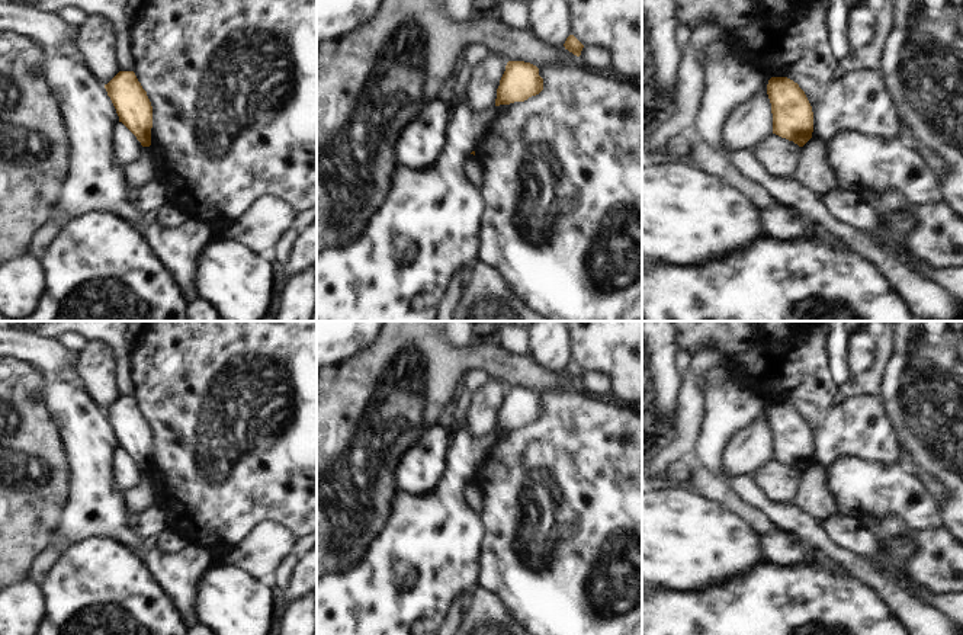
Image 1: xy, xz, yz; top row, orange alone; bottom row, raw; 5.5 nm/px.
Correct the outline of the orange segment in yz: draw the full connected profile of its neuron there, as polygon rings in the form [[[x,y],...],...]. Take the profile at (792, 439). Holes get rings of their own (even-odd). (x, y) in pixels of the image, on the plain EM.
[[[771,403],[767,420],[771,429],[773,459],[803,472],[813,458],[813,437],[805,417],[787,403]]]

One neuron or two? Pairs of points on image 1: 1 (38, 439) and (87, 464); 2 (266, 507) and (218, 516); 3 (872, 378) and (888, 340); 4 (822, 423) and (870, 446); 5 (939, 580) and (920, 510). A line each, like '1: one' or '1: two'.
1: two
2: one
3: one
4: one
5: two

